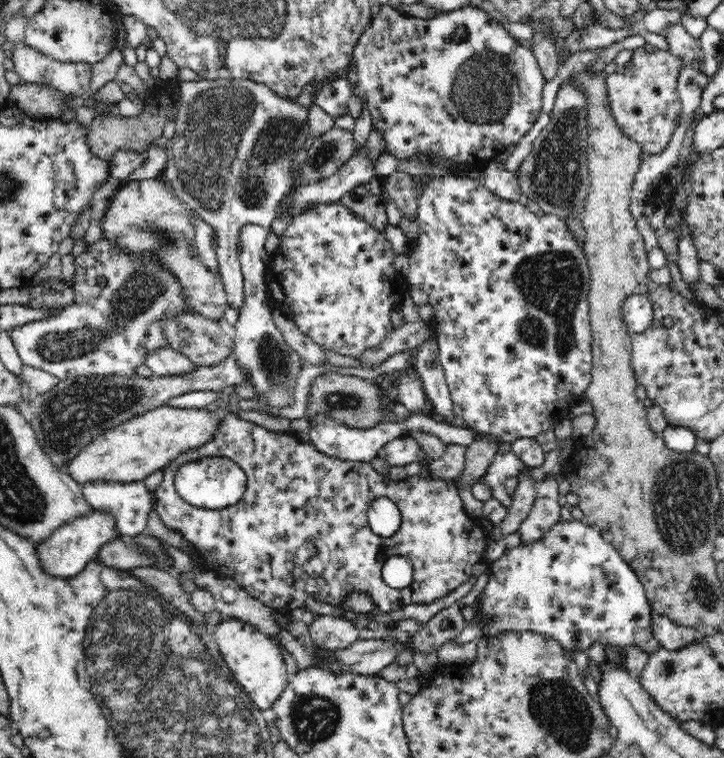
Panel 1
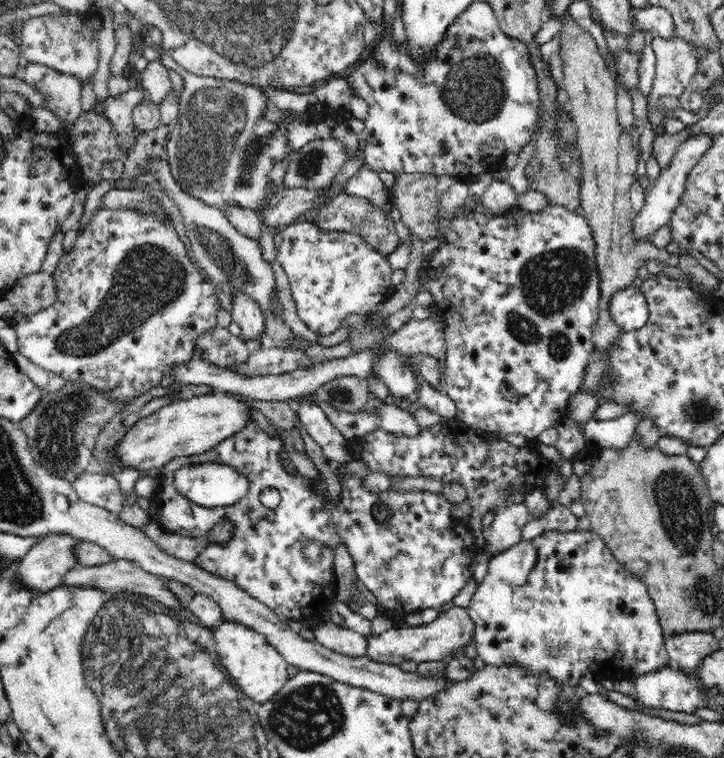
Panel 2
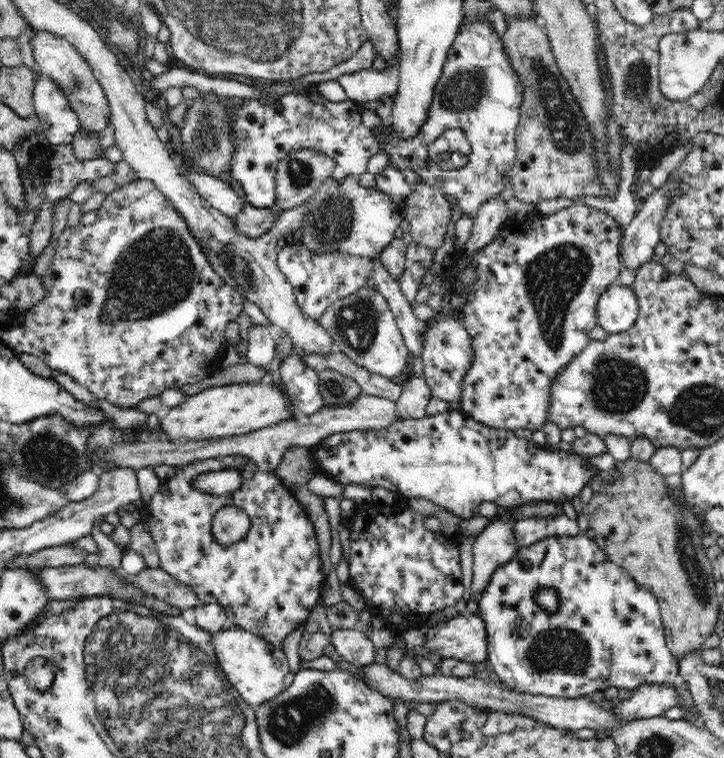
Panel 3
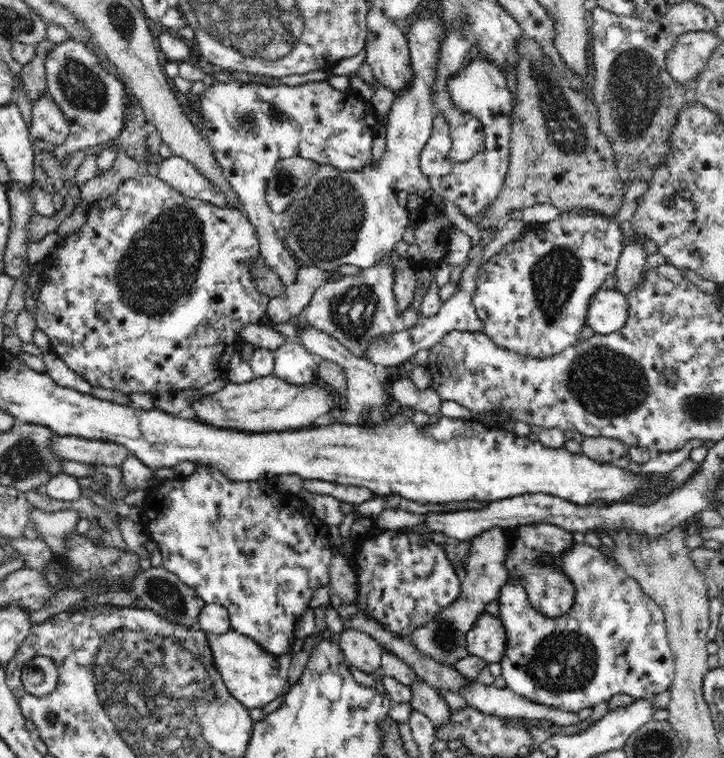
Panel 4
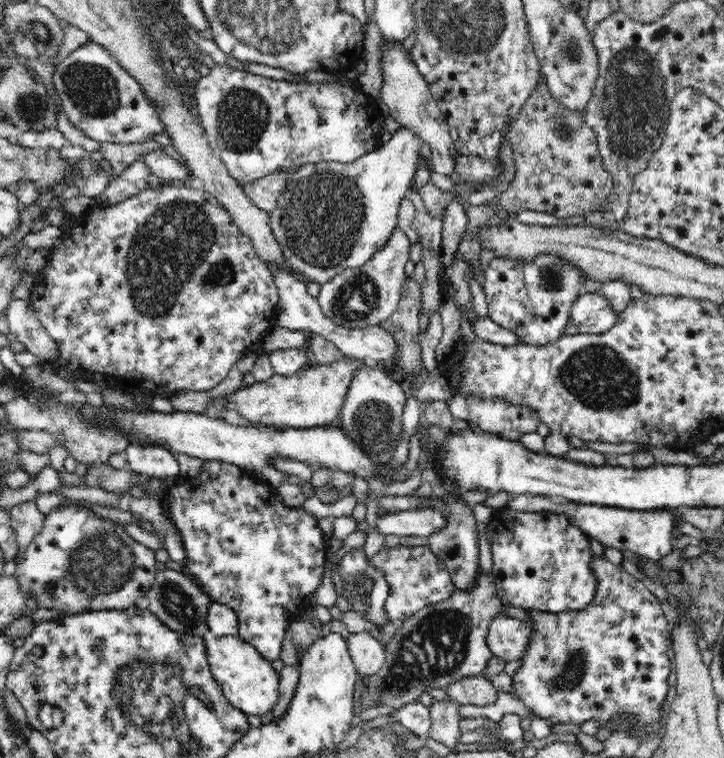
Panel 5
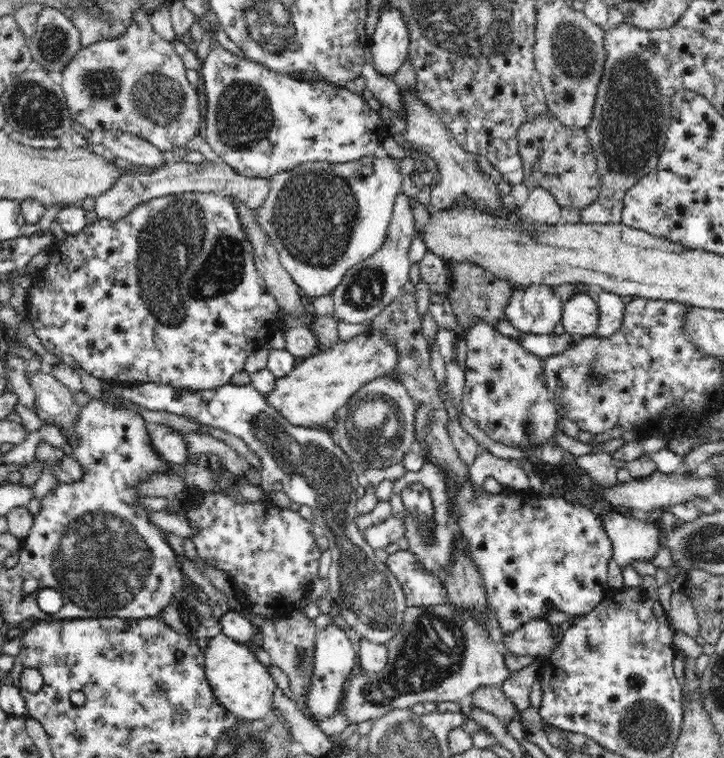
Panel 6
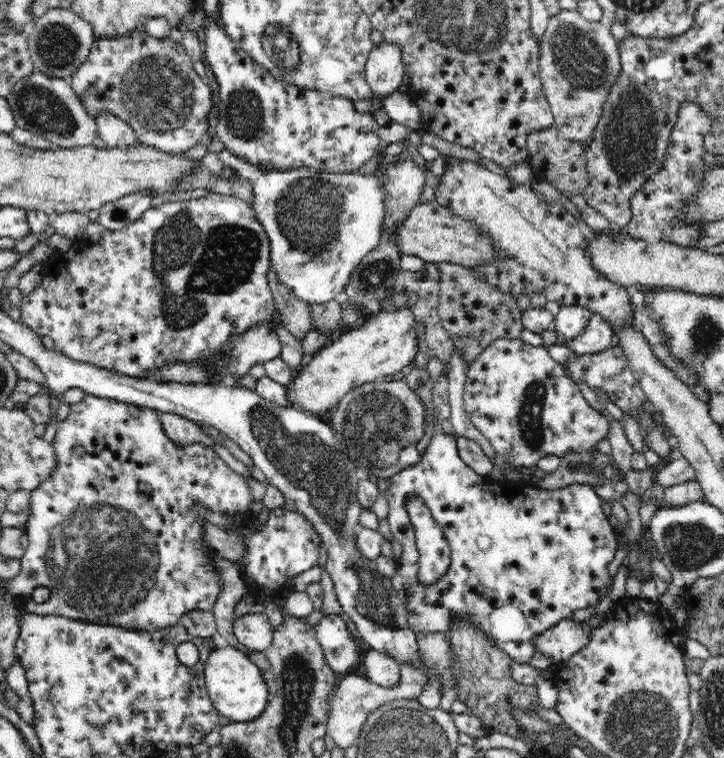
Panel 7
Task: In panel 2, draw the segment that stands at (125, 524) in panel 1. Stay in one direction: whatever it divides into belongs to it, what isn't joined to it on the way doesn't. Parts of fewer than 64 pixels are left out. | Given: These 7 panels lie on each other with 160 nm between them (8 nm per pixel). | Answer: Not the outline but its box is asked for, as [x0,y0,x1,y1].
[72,471,130,515]

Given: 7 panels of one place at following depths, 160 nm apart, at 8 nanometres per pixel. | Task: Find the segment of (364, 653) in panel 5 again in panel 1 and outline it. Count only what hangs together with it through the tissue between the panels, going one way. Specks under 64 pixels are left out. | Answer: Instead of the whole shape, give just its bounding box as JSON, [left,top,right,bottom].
[309,615,360,651]

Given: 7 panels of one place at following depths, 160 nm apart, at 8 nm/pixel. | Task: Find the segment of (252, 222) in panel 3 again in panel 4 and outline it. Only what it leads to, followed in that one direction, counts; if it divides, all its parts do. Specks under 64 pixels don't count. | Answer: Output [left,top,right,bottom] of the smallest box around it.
[34,172,270,394]

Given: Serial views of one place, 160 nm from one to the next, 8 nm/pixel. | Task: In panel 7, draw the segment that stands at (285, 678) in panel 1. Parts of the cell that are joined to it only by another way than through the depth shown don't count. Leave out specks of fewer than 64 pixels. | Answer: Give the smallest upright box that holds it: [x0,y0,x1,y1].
[204,641,271,723]

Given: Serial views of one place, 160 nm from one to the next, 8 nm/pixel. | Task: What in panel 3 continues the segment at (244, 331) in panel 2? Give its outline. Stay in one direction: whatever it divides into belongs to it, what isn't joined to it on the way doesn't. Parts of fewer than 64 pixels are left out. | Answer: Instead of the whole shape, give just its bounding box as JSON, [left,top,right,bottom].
[247,324,277,368]

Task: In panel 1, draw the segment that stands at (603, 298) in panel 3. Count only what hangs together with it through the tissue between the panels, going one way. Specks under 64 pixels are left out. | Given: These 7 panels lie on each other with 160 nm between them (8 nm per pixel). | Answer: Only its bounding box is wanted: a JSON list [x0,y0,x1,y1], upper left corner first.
[622,294,654,334]

